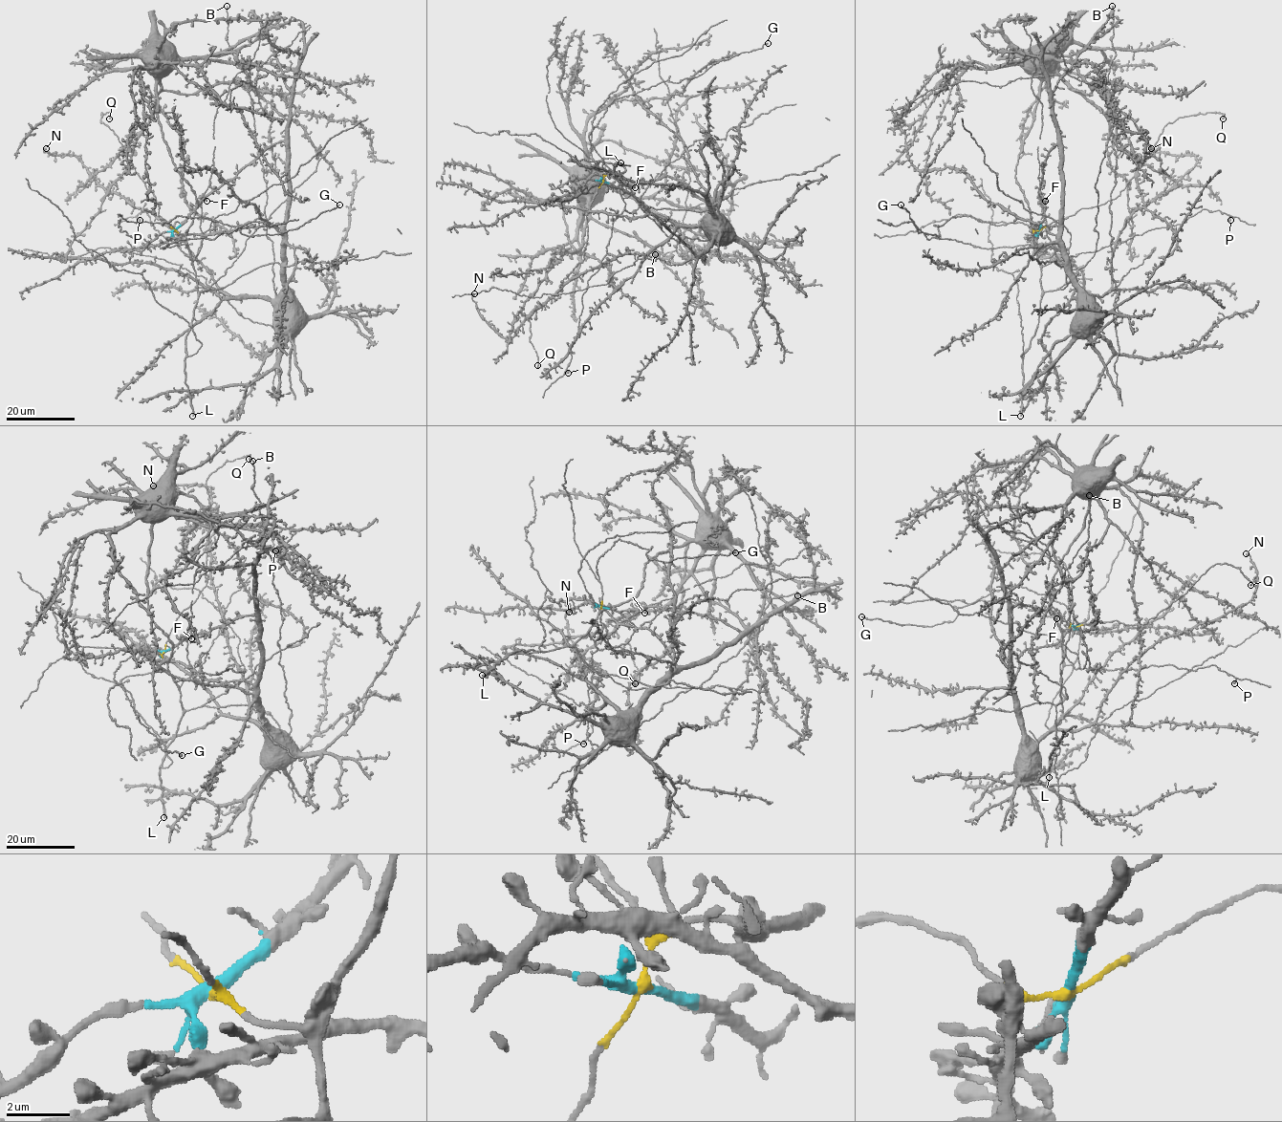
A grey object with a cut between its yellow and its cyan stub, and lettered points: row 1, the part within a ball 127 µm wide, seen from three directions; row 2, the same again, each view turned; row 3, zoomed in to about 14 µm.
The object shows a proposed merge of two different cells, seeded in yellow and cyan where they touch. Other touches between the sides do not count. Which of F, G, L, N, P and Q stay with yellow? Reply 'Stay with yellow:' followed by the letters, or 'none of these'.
Stay with yellow: G, L, P, Q

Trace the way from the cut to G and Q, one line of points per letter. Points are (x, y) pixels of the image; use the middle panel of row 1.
G: (602, 182), (592, 157), (591, 131), (615, 98), (668, 79), (697, 77), (721, 60), (767, 43)
Q: (602, 182), (586, 216), (588, 239), (583, 259), (564, 279), (557, 291), (530, 312), (529, 341), (537, 365)

